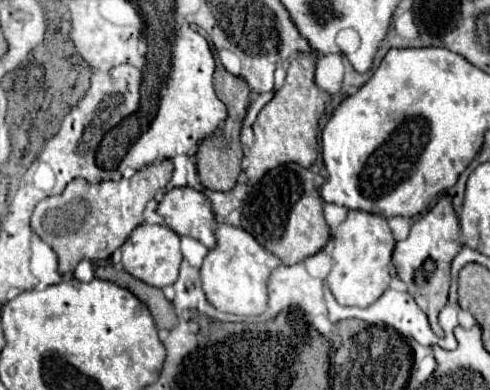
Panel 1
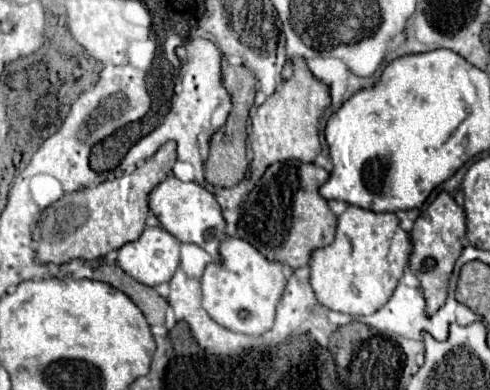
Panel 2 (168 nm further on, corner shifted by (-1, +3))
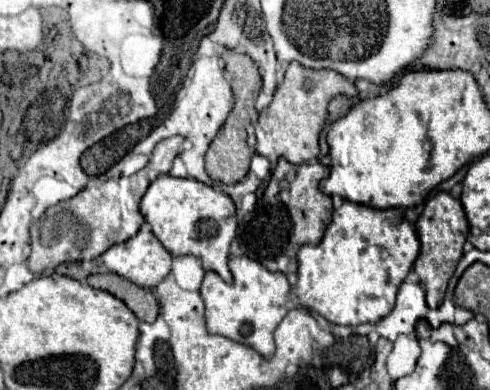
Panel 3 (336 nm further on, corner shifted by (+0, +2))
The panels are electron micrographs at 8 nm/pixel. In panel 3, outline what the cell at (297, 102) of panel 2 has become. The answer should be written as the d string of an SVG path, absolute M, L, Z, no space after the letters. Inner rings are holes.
M290 63L284 81L278 85L272 103L262 113L256 125L256 151L266 157L272 167L280 157L290 163L308 163L318 157L318 137L328 115L328 103L332 97L346 91L348 97L356 97L358 91L352 81L336 71L306 69L300 63Z

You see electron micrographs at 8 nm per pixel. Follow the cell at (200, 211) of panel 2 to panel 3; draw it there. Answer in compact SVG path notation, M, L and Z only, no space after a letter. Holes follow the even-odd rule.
M160 175L142 197L140 211L152 225L152 233L174 257L196 255L202 259L206 271L216 271L226 283L232 281L232 275L228 271L228 249L236 235L238 221L234 203L226 193L214 191L212 187L196 179Z

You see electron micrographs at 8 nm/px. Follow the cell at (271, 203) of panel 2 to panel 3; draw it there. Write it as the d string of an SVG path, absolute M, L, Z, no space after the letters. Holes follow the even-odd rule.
M280 159L268 181L268 187L256 203L256 209L240 223L238 241L244 255L256 259L270 271L296 273L298 249L308 243L320 243L326 227L332 221L332 199L318 189L320 181L328 175L330 169L318 161L292 165L286 159Z

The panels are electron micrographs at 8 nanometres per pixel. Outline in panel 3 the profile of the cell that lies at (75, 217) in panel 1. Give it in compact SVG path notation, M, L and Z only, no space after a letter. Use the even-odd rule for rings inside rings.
M170 137L156 145L148 165L130 177L110 179L102 185L86 187L80 195L60 201L58 205L50 207L44 217L38 219L38 241L32 241L32 253L28 257L28 269L40 275L44 269L54 269L56 265L64 263L66 257L70 261L92 261L100 257L108 247L132 239L144 223L140 213L140 199L150 187L150 183L168 173L172 167L174 157L178 155L178 147L182 145L182 137ZM90 227L90 229L84 229ZM82 241L82 245L78 245Z

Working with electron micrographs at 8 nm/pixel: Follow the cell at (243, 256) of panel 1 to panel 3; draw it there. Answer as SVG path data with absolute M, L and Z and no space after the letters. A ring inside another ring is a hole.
M230 255L228 265L234 277L232 283L224 283L214 271L208 271L204 275L200 295L206 305L206 329L232 341L246 343L264 357L270 357L274 351L274 329L288 313L288 309L284 307L286 295L290 291L288 279L284 273L270 273L260 263L244 255Z

